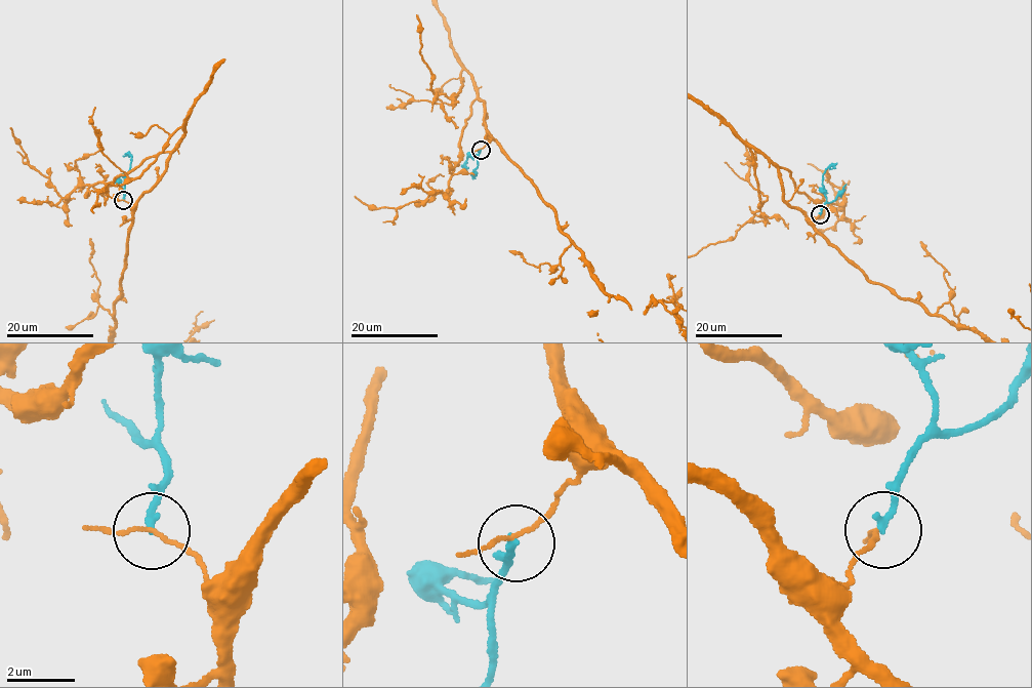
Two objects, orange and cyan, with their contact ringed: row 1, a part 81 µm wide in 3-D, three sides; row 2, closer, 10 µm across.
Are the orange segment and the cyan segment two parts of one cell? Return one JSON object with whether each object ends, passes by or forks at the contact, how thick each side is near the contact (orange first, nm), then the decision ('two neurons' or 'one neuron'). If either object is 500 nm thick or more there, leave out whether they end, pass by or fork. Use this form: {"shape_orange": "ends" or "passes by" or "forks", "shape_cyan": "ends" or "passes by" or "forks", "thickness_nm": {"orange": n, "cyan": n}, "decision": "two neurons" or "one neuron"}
{"shape_orange": "passes by", "shape_cyan": "ends", "thickness_nm": {"orange": 100, "cyan": 200}, "decision": "two neurons"}

